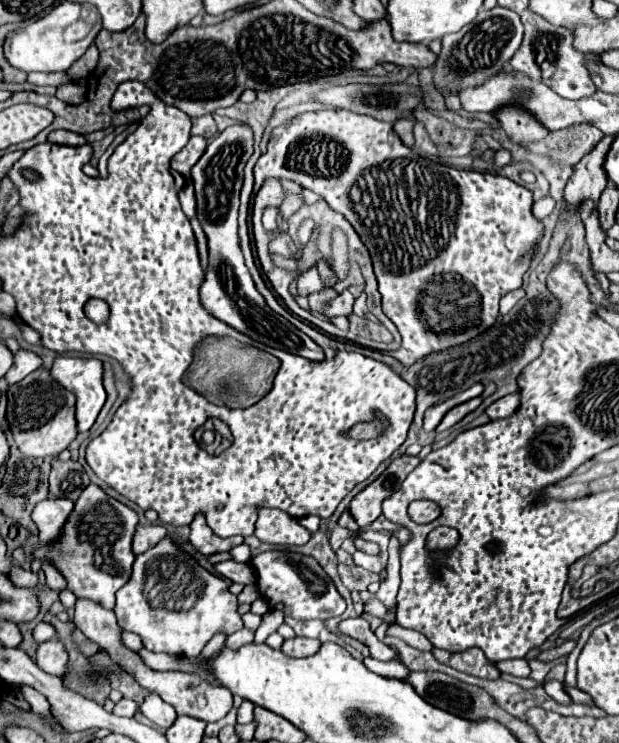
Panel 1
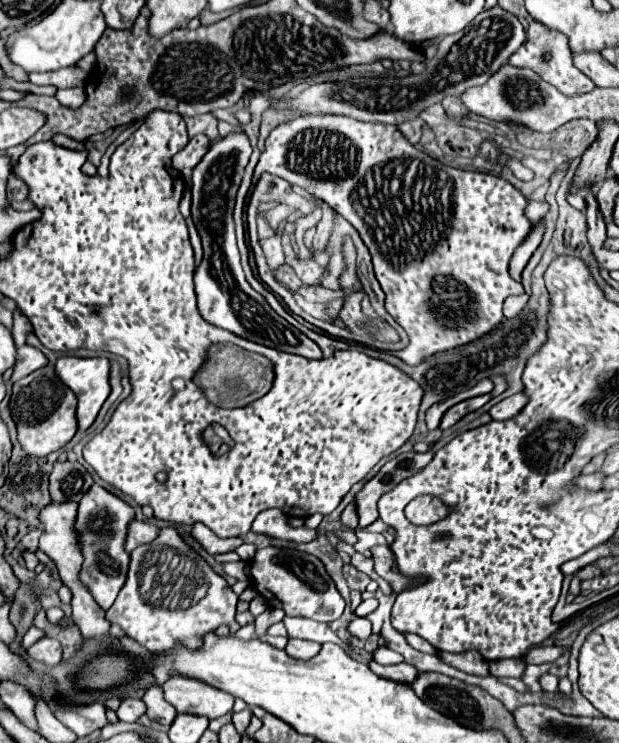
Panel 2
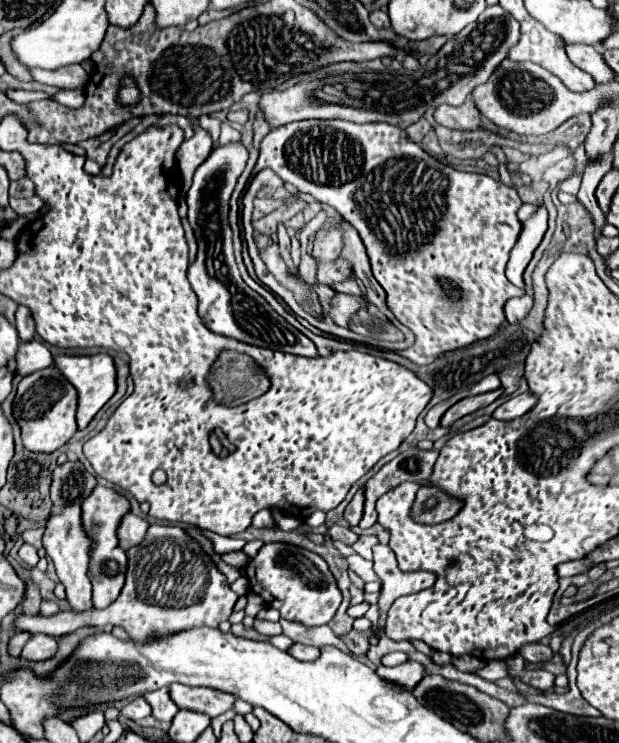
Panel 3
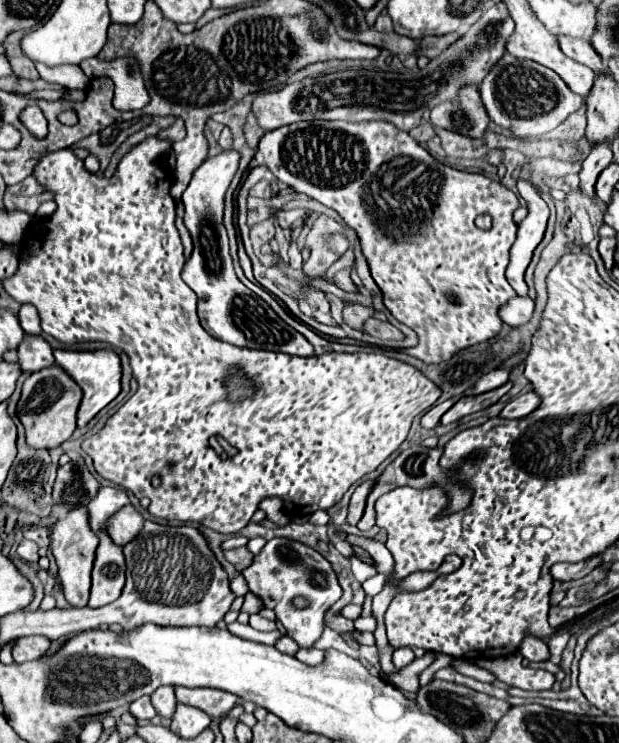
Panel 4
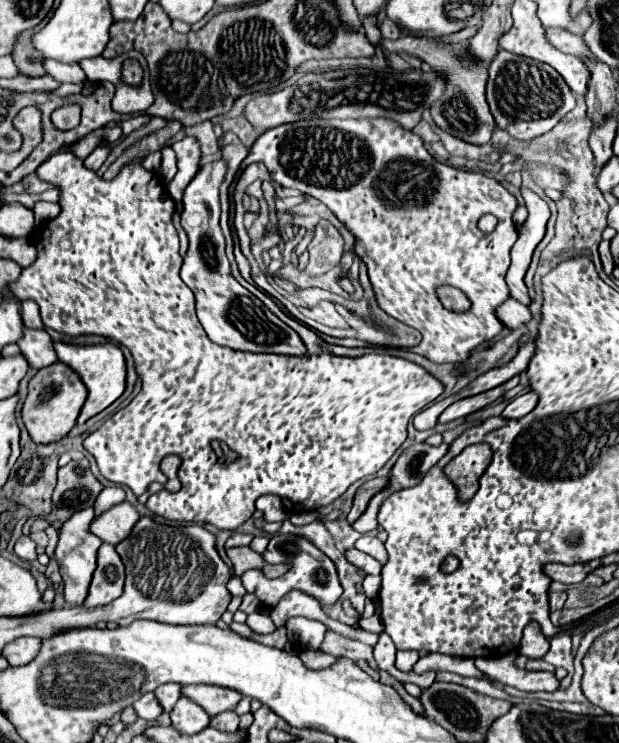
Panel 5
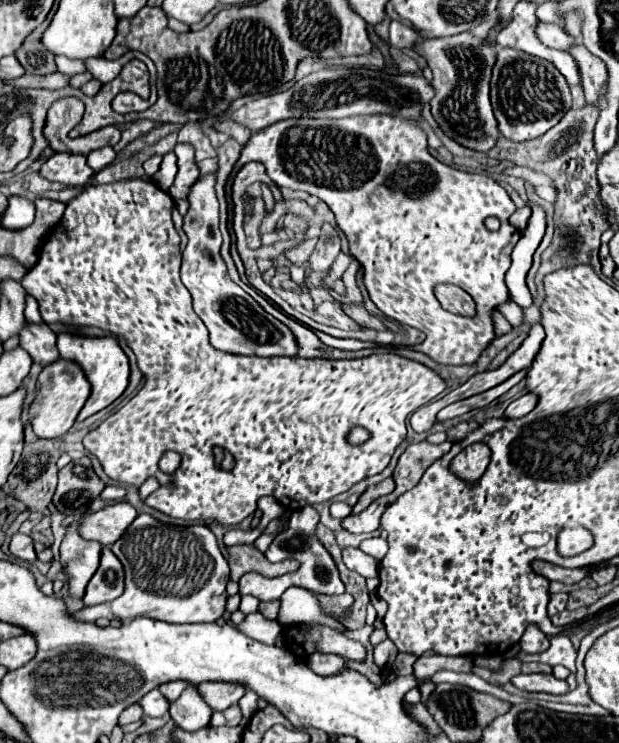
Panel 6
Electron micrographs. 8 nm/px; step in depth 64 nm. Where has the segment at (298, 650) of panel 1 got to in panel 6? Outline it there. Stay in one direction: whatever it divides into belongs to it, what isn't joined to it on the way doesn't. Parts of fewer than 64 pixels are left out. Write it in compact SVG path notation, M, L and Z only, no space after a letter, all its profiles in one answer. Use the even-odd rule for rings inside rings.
M312 652L308 656L308 666L322 674L322 676L332 676L336 674L340 668L344 668L344 660L336 654L320 654L320 652Z

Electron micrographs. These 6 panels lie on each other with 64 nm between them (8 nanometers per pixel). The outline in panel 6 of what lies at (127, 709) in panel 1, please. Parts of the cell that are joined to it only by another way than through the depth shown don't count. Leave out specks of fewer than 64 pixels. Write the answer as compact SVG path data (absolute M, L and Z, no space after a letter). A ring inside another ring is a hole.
M152 690L148 692L140 702L138 702L144 710L144 716L150 716L150 718L160 718L164 712L168 712L168 702L166 698L158 692L158 690Z

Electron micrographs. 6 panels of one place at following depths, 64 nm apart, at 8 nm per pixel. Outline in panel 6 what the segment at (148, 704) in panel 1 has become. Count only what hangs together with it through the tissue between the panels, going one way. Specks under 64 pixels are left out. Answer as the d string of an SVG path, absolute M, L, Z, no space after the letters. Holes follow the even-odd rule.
M176 680L176 682L172 682L172 684L162 684L158 690L164 692L164 698L172 704L172 702L178 700L178 696L182 694L182 690L184 690L186 686L188 686L188 682L184 682L184 680Z

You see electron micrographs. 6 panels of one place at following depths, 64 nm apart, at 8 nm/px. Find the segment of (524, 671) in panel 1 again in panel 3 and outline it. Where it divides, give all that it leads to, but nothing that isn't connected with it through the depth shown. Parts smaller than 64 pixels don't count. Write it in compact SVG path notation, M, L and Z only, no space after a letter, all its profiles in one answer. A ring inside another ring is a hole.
M488 662L482 670L476 672L478 676L486 678L486 680L498 680L498 678L506 678L508 676L508 666L504 666L504 662Z

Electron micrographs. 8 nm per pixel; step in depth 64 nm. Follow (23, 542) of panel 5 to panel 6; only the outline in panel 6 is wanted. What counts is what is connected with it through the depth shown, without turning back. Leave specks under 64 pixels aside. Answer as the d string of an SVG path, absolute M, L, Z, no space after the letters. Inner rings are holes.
M14 534L12 536L12 542L10 542L10 552L20 558L20 560L26 560L26 562L34 562L36 560L36 552L34 552L34 542L30 536L24 536L24 534Z

